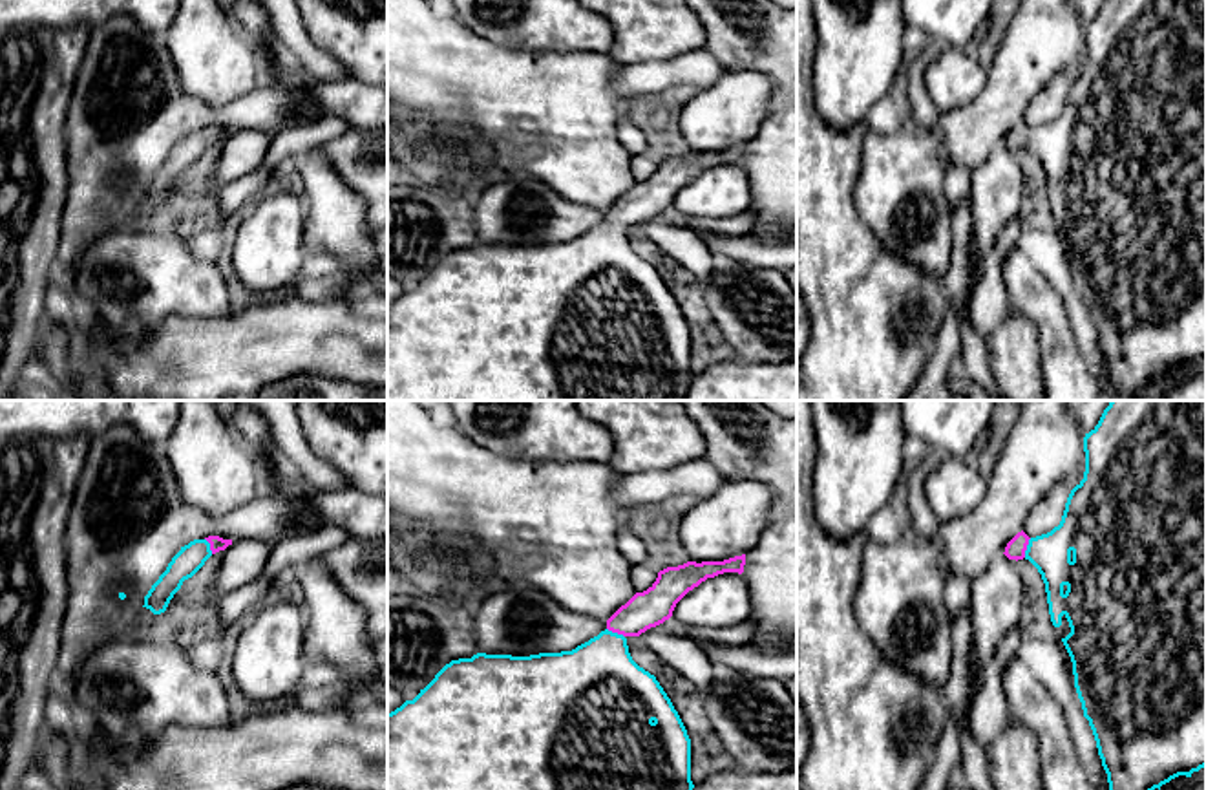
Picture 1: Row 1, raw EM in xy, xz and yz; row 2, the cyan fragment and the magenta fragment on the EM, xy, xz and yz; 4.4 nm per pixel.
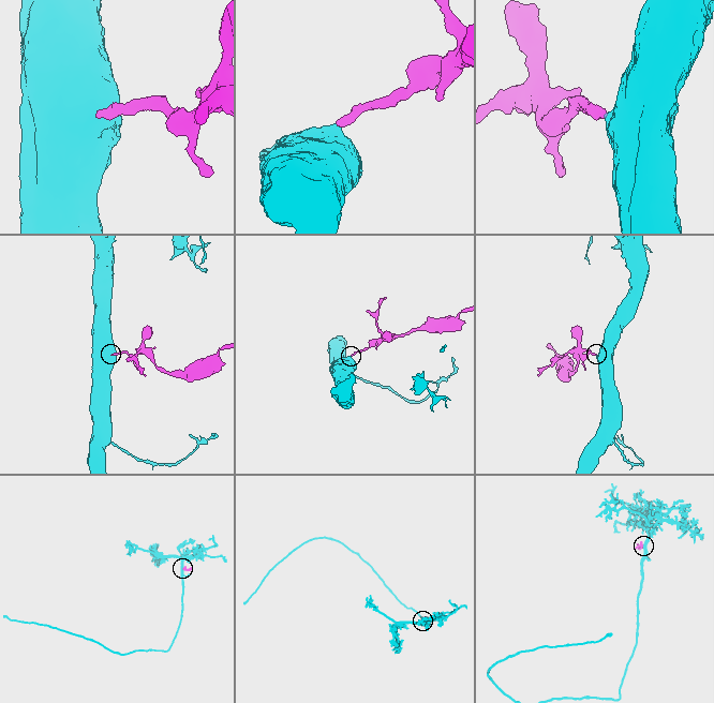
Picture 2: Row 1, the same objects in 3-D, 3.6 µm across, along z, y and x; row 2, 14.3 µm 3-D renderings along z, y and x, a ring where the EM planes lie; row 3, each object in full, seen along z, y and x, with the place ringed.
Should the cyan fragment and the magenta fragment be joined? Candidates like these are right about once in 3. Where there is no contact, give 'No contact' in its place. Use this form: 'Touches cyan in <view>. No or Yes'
Touches cyan in yz. Yes

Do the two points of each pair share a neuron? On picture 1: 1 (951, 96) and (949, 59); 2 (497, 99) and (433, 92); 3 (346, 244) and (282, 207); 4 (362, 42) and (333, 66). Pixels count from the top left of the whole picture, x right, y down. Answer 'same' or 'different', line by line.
1: same
2: same
3: different
4: different

